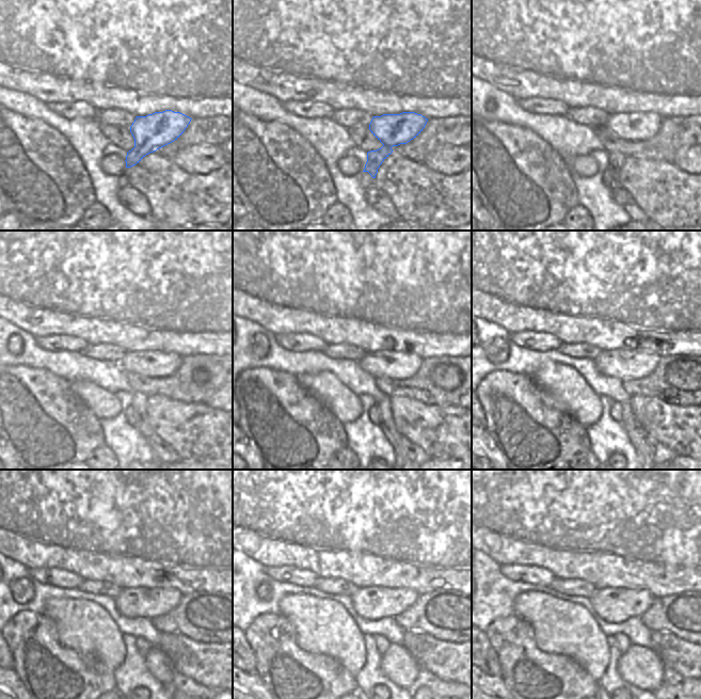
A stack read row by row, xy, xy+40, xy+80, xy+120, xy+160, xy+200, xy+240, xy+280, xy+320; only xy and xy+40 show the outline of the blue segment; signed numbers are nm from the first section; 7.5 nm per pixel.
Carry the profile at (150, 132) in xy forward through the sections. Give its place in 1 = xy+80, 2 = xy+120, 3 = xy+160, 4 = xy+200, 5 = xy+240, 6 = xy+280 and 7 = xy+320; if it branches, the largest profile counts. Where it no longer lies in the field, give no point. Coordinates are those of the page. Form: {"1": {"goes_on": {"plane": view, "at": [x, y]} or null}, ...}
{"1": {"goes_on": {"plane": "xy+80", "at": [638, 126]}}, "2": {"goes_on": {"plane": "xy+120", "at": [155, 364]}}, "3": {"goes_on": {"plane": "xy+160", "at": [389, 364]}}, "4": {"goes_on": {"plane": "xy+200", "at": [625, 365]}}, "5": {"goes_on": {"plane": "xy+240", "at": [149, 603]}}, "6": {"goes_on": {"plane": "xy+280", "at": [373, 602]}}, "7": {"goes_on": {"plane": "xy+320", "at": [615, 605]}}}

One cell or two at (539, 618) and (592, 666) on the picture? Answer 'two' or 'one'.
one

